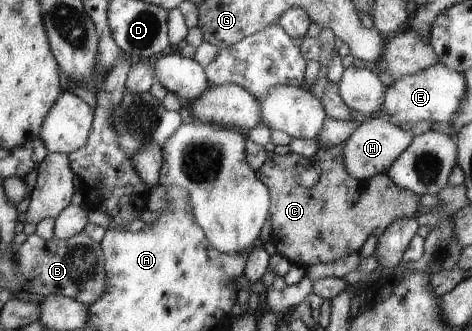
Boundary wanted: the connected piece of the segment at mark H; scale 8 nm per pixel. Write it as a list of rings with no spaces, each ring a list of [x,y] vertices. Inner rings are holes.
[[[374,117],[360,123],[356,130],[343,142],[343,157],[346,169],[358,180],[368,180],[386,173],[388,167],[410,146],[415,136],[411,130],[404,131],[392,122]]]

